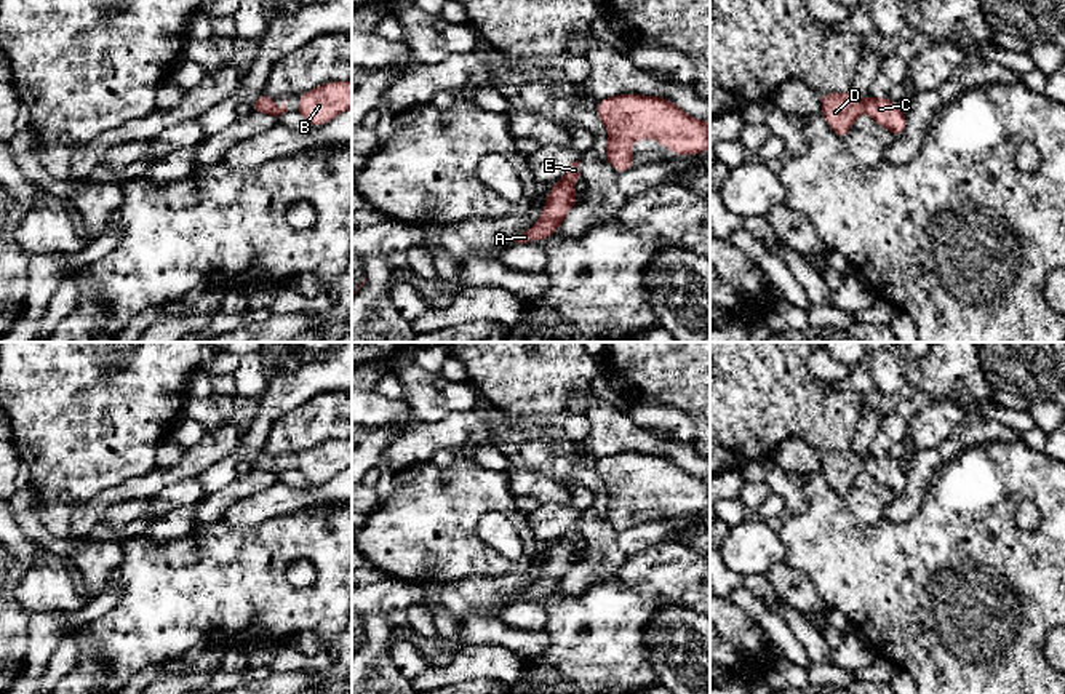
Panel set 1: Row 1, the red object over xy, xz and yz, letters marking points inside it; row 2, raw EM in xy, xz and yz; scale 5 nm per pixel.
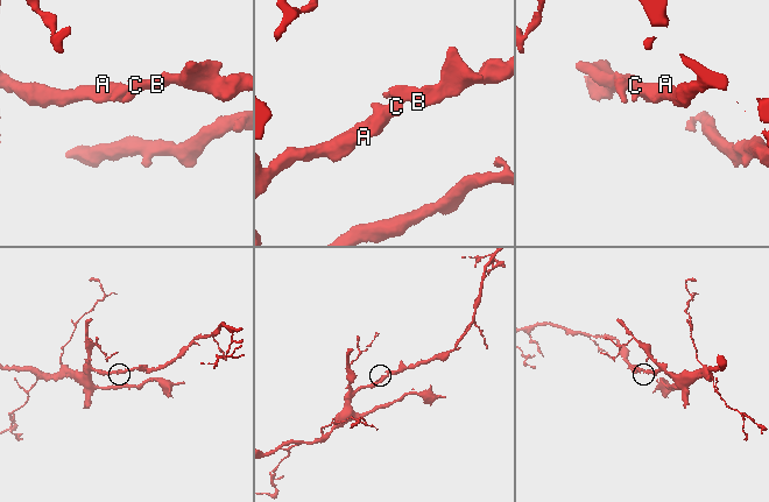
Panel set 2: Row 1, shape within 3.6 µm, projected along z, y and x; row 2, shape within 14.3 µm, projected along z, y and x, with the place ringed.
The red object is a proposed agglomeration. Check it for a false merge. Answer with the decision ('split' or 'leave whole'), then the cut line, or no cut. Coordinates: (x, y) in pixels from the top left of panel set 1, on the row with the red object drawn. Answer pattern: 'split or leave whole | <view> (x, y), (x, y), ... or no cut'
leave whole | no cut

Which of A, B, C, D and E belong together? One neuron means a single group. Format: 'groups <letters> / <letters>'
groups A B C D E

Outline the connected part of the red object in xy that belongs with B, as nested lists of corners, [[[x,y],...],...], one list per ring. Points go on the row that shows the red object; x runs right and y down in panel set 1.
[[[352,80],[328,82],[299,96],[301,104],[294,112],[301,114],[310,126],[321,126],[352,109]]]

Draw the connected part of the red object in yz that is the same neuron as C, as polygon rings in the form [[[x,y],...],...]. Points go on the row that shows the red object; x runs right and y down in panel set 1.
[[[854,91],[820,94],[822,115],[828,126],[846,138],[860,114],[868,114],[875,123],[888,128],[894,138],[900,136],[907,126],[905,114],[888,98],[862,101]]]

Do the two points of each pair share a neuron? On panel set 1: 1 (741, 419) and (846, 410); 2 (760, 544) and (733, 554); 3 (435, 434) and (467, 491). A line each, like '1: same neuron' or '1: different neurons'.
1: same neuron
2: same neuron
3: different neurons

